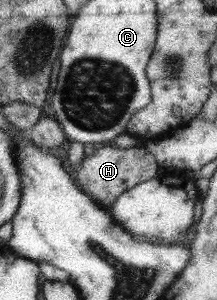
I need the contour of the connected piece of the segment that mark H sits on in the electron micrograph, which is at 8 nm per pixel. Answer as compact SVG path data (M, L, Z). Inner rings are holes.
M104 144L95 146L95 151L90 157L84 157L79 170L73 172L73 177L89 197L104 208L108 208L130 187L158 177L159 169L155 157L145 147L138 145L121 149L114 144Z

